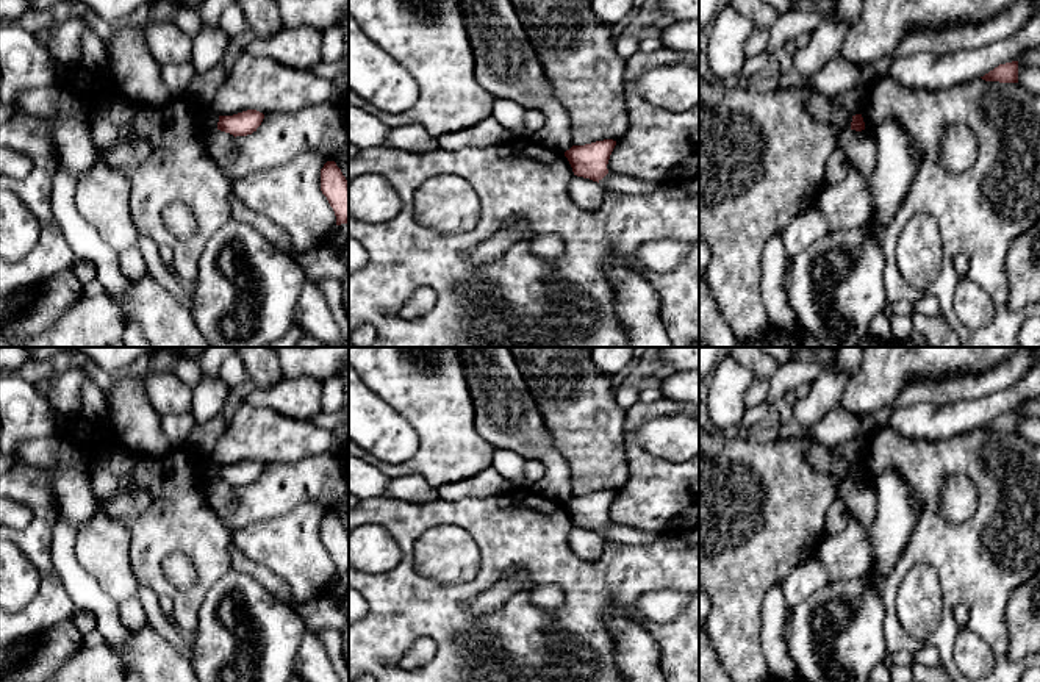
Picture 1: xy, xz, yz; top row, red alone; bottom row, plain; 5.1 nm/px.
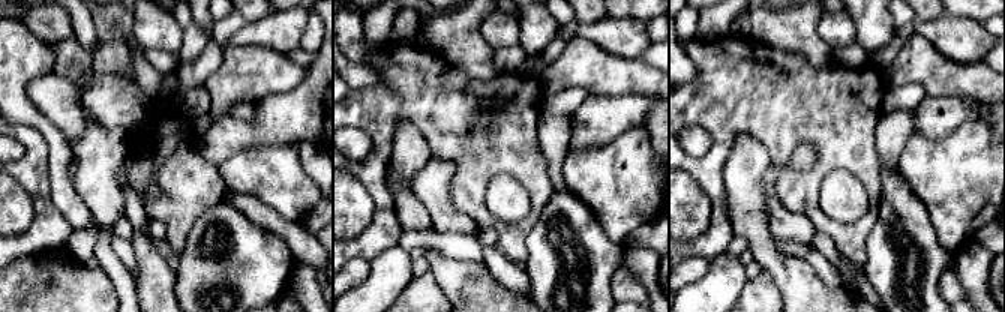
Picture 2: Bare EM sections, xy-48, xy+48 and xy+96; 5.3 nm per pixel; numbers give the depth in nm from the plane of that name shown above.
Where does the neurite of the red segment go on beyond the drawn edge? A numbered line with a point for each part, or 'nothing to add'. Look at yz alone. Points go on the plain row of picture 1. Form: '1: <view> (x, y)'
nothing to add

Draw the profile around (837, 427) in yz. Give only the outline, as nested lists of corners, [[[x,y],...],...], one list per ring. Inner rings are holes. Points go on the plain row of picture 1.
[[[840,405],[830,408],[810,430],[810,435],[829,449],[848,444],[863,433],[857,416],[843,410]]]

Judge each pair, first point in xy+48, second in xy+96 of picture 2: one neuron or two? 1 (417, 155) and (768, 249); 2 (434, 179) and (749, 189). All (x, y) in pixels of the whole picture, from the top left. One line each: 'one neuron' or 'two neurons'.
1: one neuron
2: two neurons

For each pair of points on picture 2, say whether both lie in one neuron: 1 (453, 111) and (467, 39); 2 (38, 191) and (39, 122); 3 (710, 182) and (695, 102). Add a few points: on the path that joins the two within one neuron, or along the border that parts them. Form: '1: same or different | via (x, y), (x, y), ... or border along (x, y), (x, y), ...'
1: different | border along (432, 48), (474, 78), (488, 81), (495, 74)
2: different | border along (15, 122), (32, 125), (47, 143)
3: same | via (713, 162), (719, 153), (719, 126), (714, 122)

